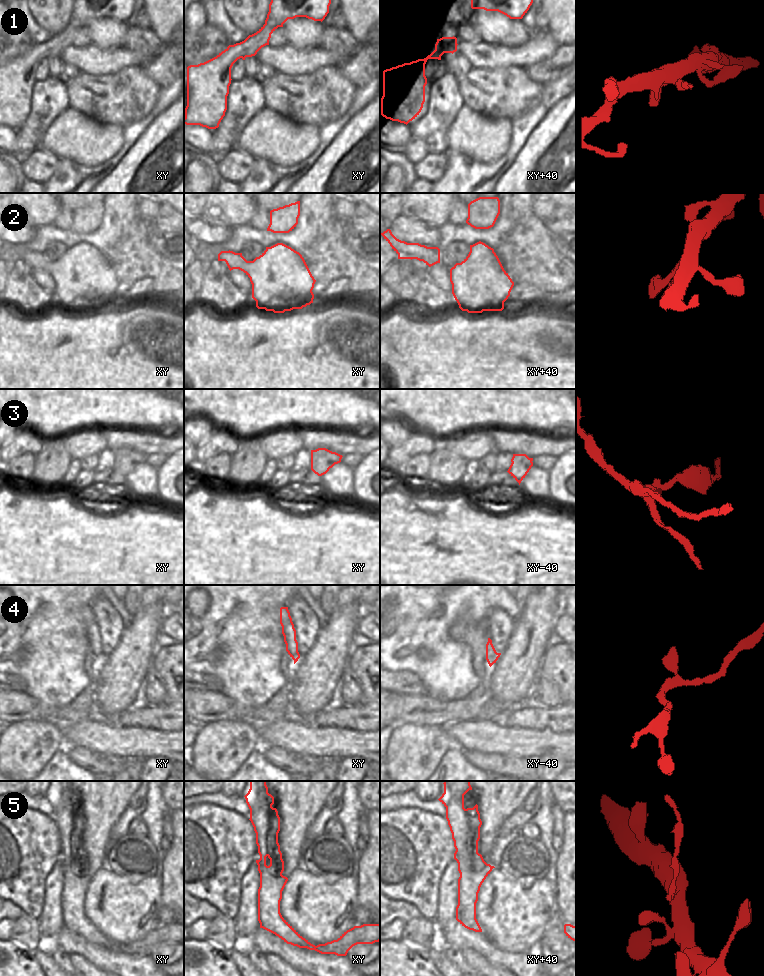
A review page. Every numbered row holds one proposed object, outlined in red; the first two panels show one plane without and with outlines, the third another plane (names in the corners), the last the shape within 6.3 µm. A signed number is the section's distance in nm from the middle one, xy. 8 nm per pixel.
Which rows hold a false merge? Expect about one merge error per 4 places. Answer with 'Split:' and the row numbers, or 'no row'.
Split: 3

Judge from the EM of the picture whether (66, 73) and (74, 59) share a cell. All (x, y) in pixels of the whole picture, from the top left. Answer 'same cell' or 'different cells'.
different cells

